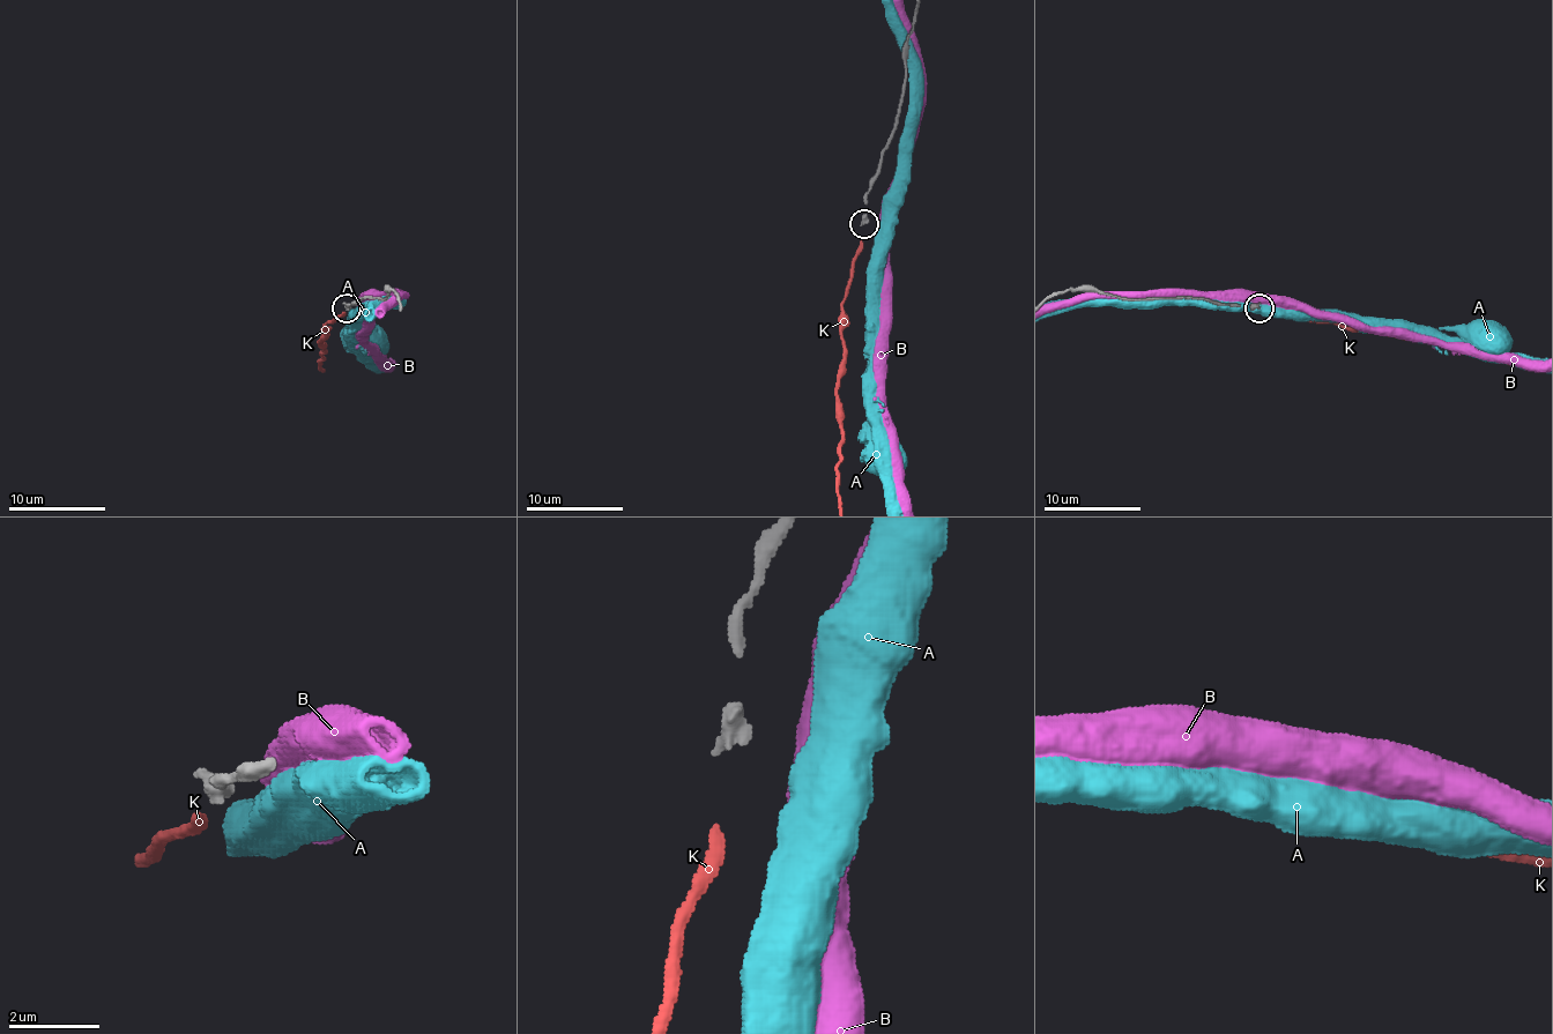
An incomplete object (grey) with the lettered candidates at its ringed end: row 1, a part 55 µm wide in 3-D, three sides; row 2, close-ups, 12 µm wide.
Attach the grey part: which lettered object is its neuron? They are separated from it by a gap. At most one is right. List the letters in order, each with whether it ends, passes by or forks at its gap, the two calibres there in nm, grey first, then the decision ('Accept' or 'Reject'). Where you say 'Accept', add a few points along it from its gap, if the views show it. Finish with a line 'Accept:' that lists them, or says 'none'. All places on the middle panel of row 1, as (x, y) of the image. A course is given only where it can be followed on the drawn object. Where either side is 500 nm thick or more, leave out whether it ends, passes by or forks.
A: Thickness 400 nm (grey) against 800 nm. Reject
B: Thickness 400 nm (grey) against 800 nm. Reject
K: It ends there. Thickness 400 nm (grey) against 200 nm. Accept
Accept: K

